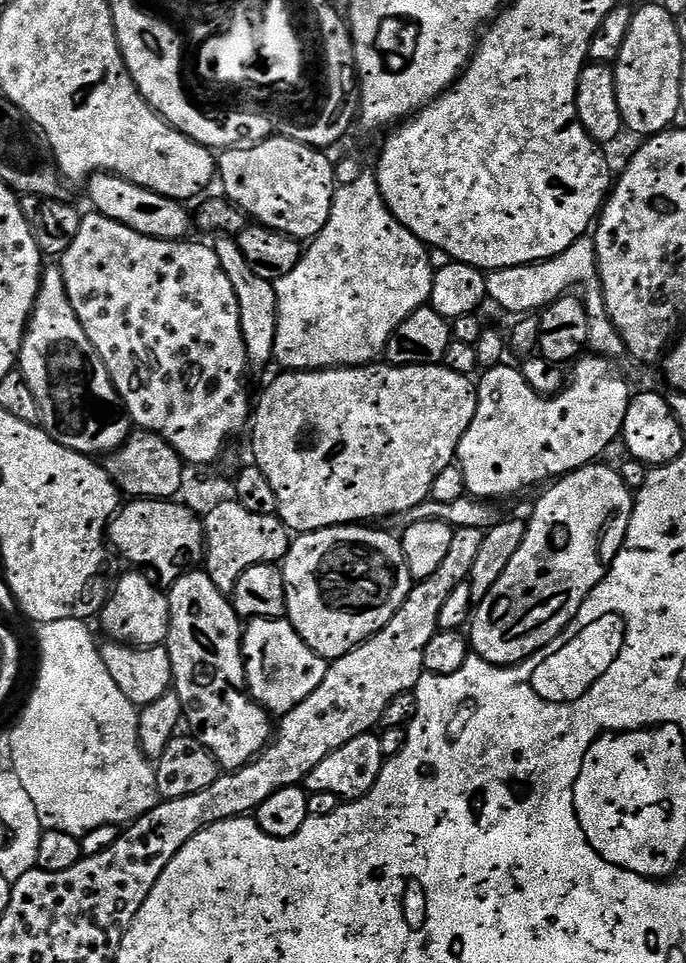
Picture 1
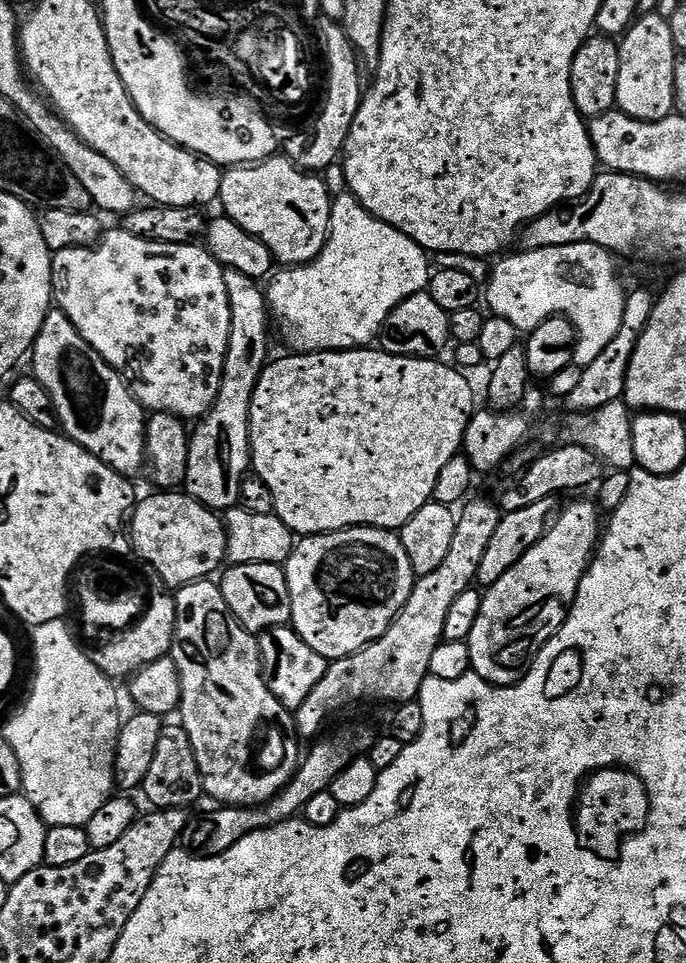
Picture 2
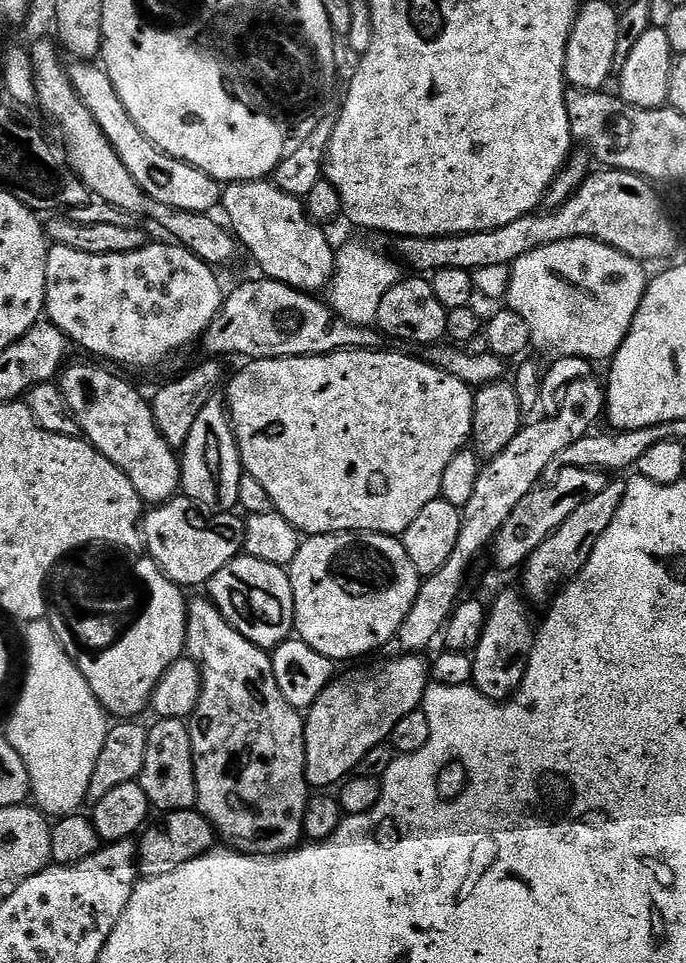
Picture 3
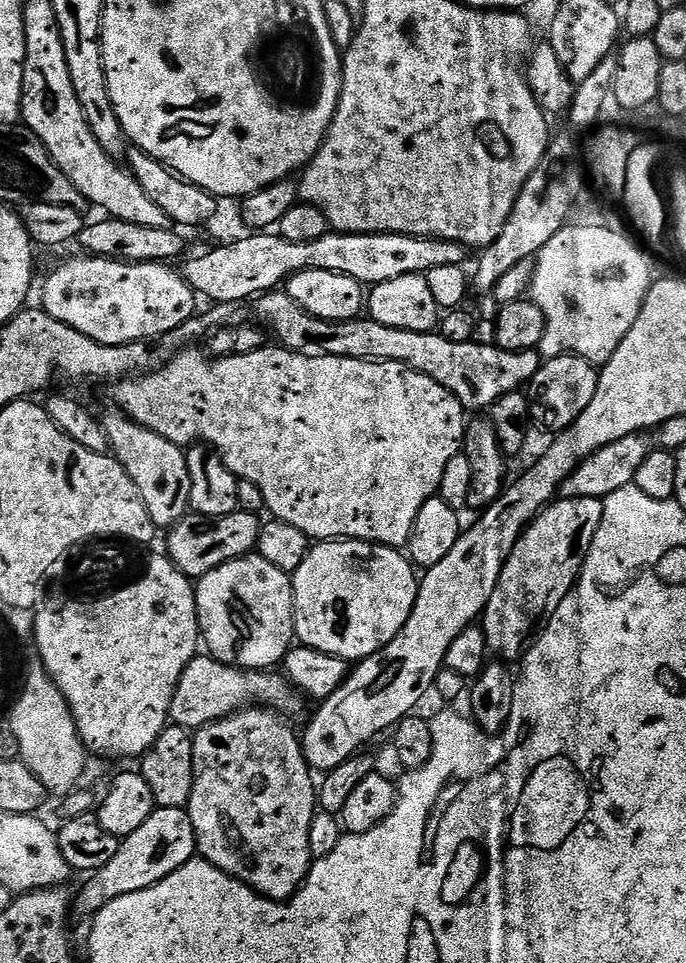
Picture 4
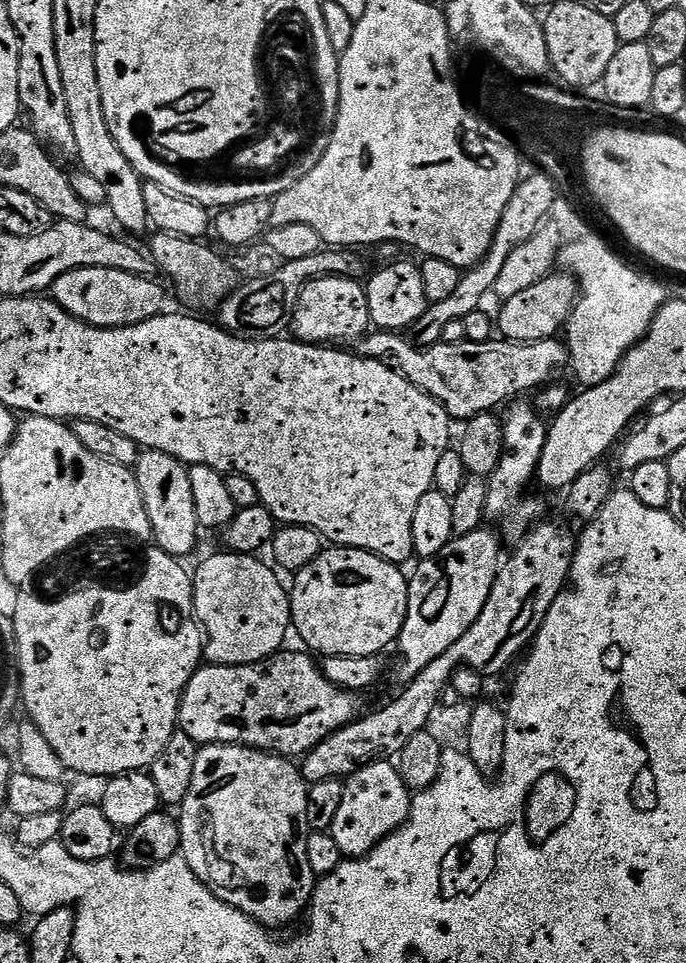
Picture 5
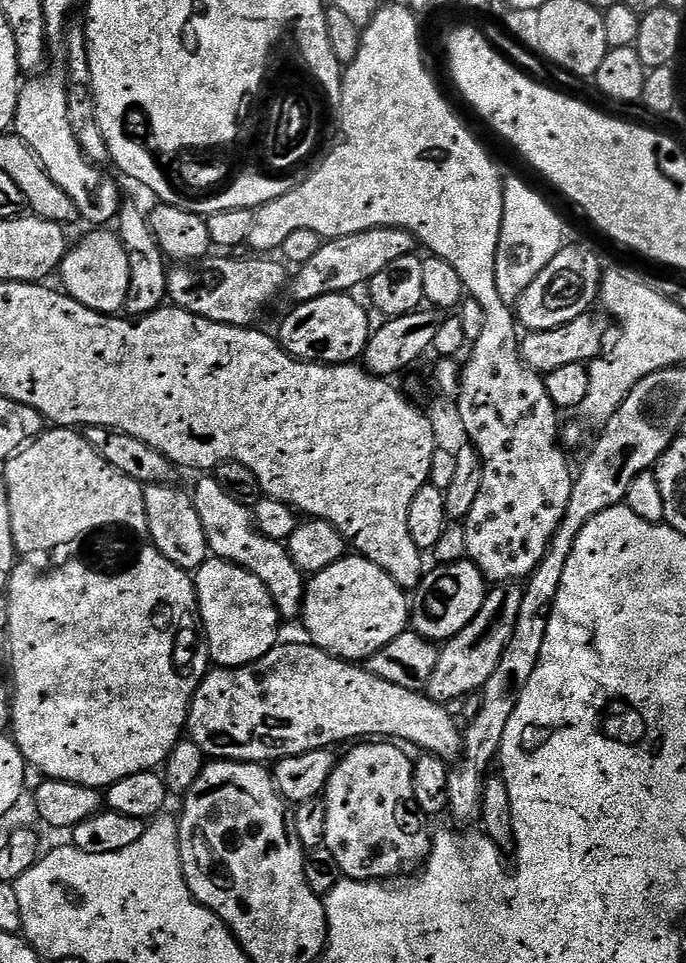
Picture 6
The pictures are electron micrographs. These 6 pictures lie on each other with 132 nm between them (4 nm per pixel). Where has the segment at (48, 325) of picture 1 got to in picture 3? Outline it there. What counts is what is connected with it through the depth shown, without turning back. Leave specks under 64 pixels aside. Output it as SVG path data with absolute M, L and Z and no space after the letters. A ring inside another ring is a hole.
M99 363L71 364L61 371L58 383L80 424L83 439L124 471L145 505L155 506L173 499L181 491L180 461L154 422L151 403L140 397L134 385L99 368L104 367Z

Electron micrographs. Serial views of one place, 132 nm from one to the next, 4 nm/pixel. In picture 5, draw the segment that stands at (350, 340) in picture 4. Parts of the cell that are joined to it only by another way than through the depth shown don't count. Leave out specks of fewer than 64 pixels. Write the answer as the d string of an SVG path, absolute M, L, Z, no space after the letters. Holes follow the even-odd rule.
M369 331L355 341L355 355L395 368L418 386L418 390L436 399L453 421L467 422L484 412L492 412L499 404L515 401L519 392L535 393L557 379L559 368L567 369L570 364L568 345L560 338L529 344L503 338L494 338L485 344L465 340L462 344L441 342L421 348L404 336L407 335L400 332Z

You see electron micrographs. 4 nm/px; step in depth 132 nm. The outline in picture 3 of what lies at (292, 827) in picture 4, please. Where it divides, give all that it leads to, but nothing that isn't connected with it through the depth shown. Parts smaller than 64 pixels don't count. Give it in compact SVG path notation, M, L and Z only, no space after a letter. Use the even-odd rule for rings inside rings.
M207 598L192 600L188 606L188 625L186 626L186 652L187 655L200 668L200 697L196 699L196 708L186 723L190 734L190 746L194 758L194 778L196 779L196 808L205 816L215 828L217 837L225 840L227 847L233 852L243 852L246 856L275 856L295 849L304 836L302 818L306 814L306 806L310 795L310 785L304 779L304 721L301 713L292 708L282 698L278 686L272 677L272 657L265 649L254 646L230 622L222 618L218 609Z

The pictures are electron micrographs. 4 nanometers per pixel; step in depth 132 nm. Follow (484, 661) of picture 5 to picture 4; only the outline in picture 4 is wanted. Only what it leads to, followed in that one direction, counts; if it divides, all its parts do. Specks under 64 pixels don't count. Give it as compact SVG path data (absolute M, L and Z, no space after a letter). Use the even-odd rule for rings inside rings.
M557 498L525 528L510 558L506 558L506 566L502 566L502 574L494 586L494 594L490 594L490 602L484 607L482 627L489 653L496 655L497 652L498 655L505 656L500 657L505 661L519 661L528 651L542 625L554 614L554 610L558 610L562 598L566 598L566 594L570 594L576 584L586 562L586 554L594 542L594 534L602 522L603 509L604 501L598 498Z

